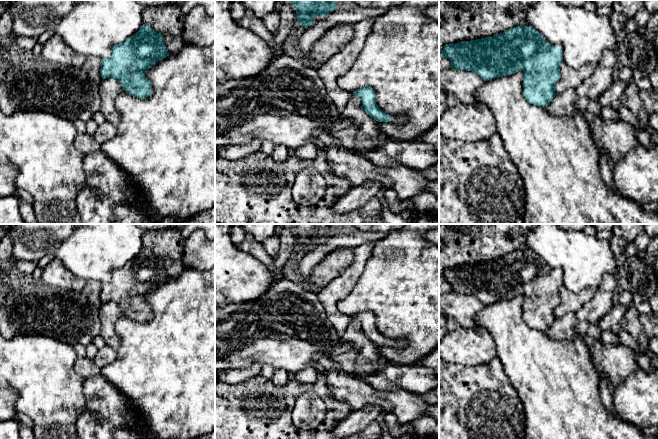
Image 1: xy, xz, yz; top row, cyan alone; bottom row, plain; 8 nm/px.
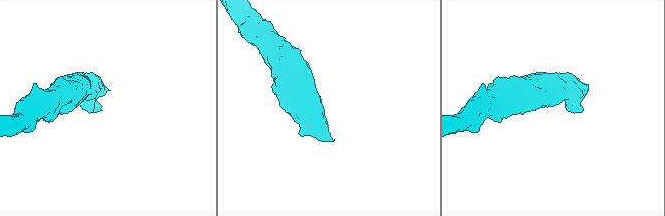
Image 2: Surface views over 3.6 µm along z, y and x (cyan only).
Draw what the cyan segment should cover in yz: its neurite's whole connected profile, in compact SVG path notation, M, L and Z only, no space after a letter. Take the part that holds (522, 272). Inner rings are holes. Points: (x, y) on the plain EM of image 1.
M523 249L493 261L446 268L440 279L451 285L451 292L475 296L484 305L523 295L523 319L530 328L539 331L549 329L556 320L555 309L561 301L559 290L563 286L560 271L549 268L533 251Z

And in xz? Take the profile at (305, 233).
M287 224L296 234L297 244L301 250L310 251L316 245L312 242L320 239L322 243L336 232L336 224Z

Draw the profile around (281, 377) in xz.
M277 368L271 378L271 381L277 388L280 388L287 385L290 378L291 374L289 374L286 370Z

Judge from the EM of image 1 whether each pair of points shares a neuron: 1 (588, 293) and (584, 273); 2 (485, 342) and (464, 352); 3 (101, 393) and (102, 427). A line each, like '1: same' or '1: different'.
1: different
2: same
3: same

